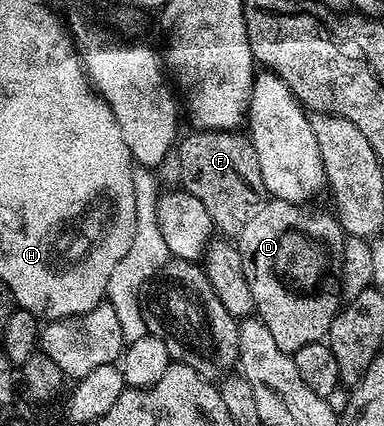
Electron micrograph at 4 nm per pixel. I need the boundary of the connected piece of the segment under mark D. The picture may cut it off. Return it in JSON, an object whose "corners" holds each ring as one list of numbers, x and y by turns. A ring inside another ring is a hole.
{"corners":[[280,198,264,201,237,236,241,264,245,264,245,280,249,280,249,288,253,292,255,314,263,321,265,328,269,328,277,348,290,355,305,348,305,344,324,341,345,302,343,253,347,238,334,213,326,214,309,205,311,204,300,204,298,201,286,202]]}

